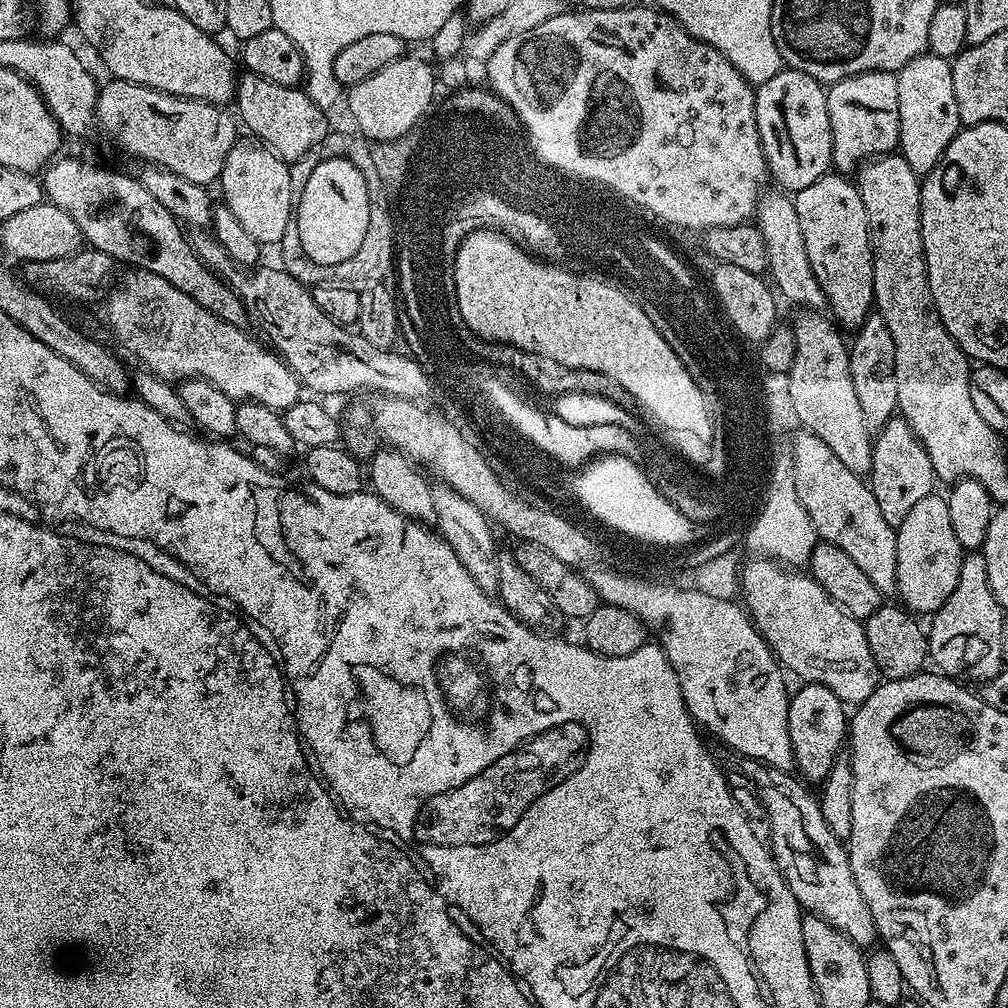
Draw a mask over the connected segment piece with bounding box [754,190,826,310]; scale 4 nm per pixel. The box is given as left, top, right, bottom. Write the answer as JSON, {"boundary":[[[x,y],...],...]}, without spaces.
{"boundary":[[[780,190],[775,191],[761,195],[754,217],[756,228],[762,234],[762,242],[766,242],[771,283],[781,297],[784,295],[792,304],[801,304],[804,307],[801,309],[823,309],[826,301],[818,280],[814,278],[814,270],[810,270],[810,258],[806,258],[806,241],[802,238],[802,226],[798,223],[798,210],[793,197]]]}

